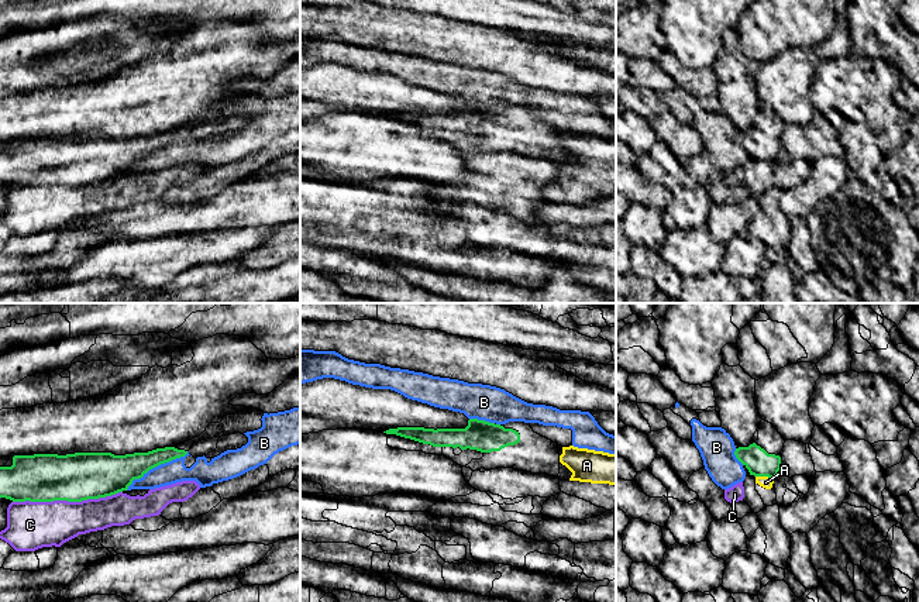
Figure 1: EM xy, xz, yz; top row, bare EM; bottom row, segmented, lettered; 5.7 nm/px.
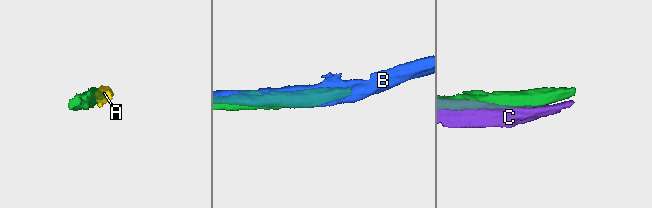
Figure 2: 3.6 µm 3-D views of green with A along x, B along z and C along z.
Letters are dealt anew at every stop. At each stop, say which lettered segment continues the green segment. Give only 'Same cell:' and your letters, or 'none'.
Same cell: none

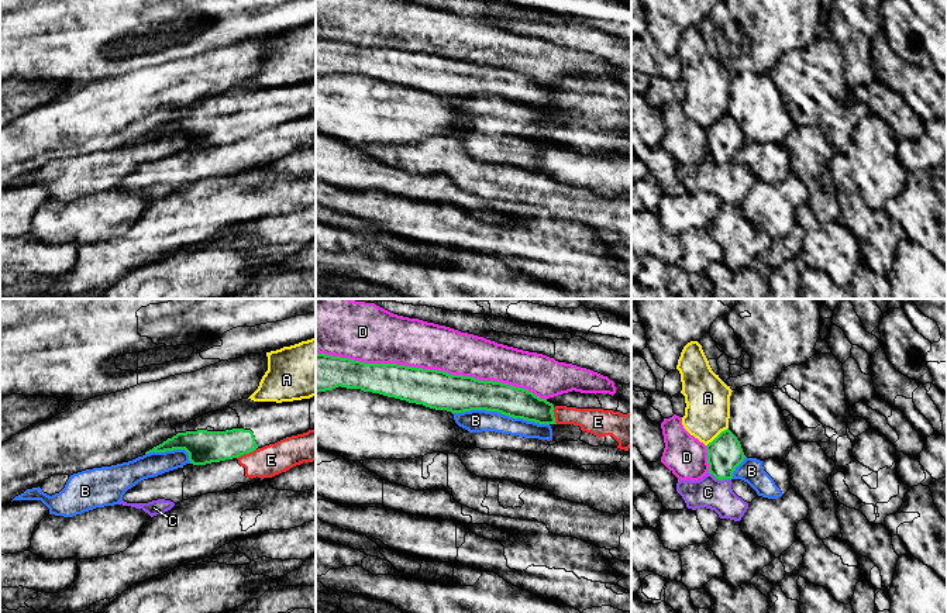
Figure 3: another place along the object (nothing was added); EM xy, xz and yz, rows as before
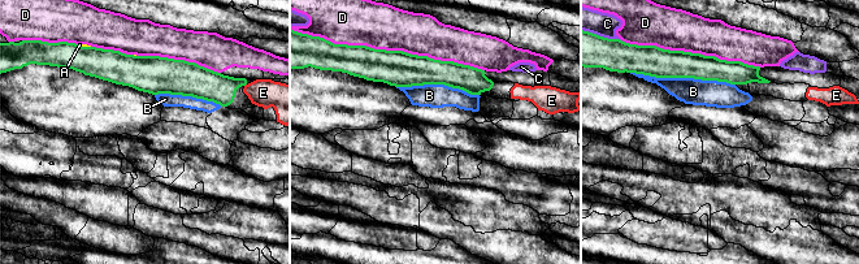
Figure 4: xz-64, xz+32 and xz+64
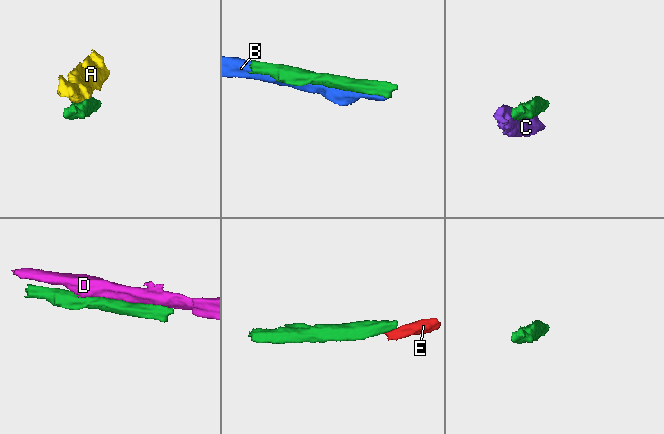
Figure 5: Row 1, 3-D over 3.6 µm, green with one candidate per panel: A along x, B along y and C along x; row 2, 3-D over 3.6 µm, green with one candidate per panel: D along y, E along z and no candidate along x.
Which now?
Same cell: none

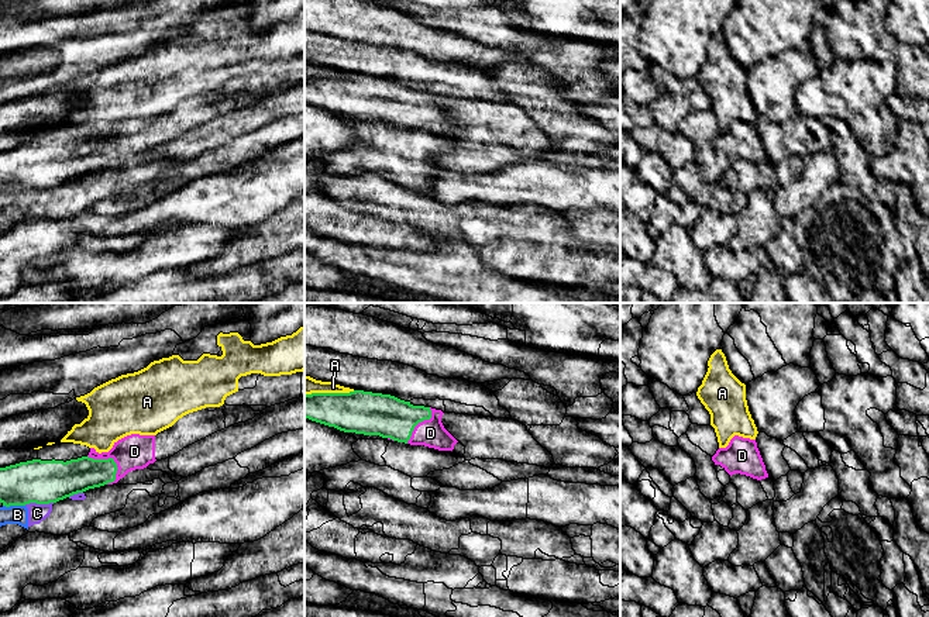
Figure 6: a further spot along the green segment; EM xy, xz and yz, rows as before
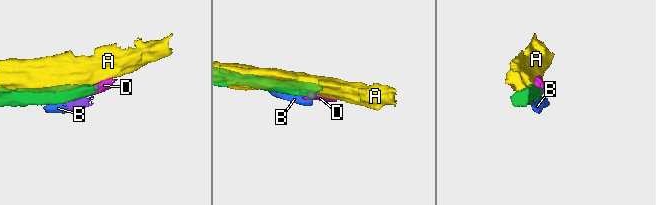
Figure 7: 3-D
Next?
Same cell: D

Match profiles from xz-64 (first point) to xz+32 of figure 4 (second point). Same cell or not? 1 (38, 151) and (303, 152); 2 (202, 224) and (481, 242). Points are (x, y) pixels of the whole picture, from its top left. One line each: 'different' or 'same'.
1: same
2: different

